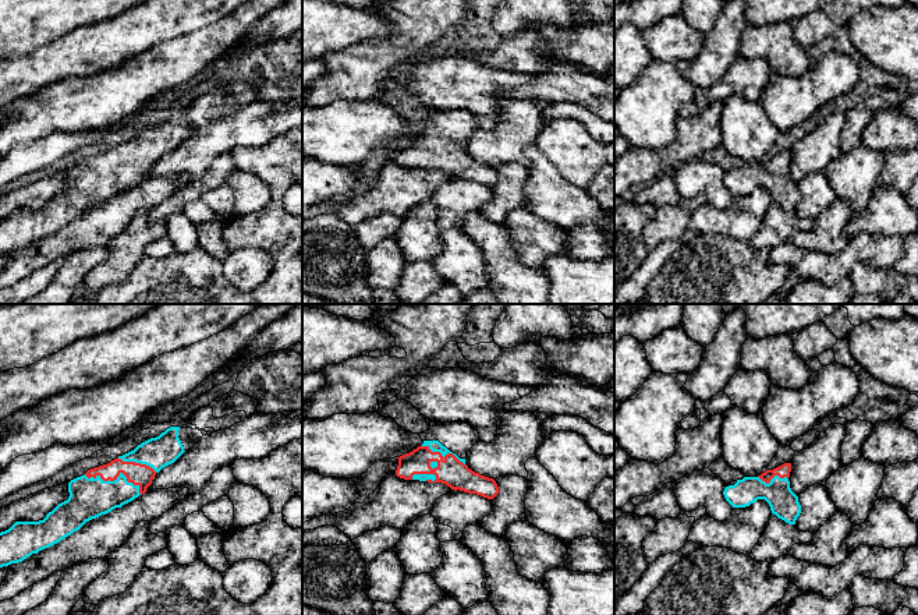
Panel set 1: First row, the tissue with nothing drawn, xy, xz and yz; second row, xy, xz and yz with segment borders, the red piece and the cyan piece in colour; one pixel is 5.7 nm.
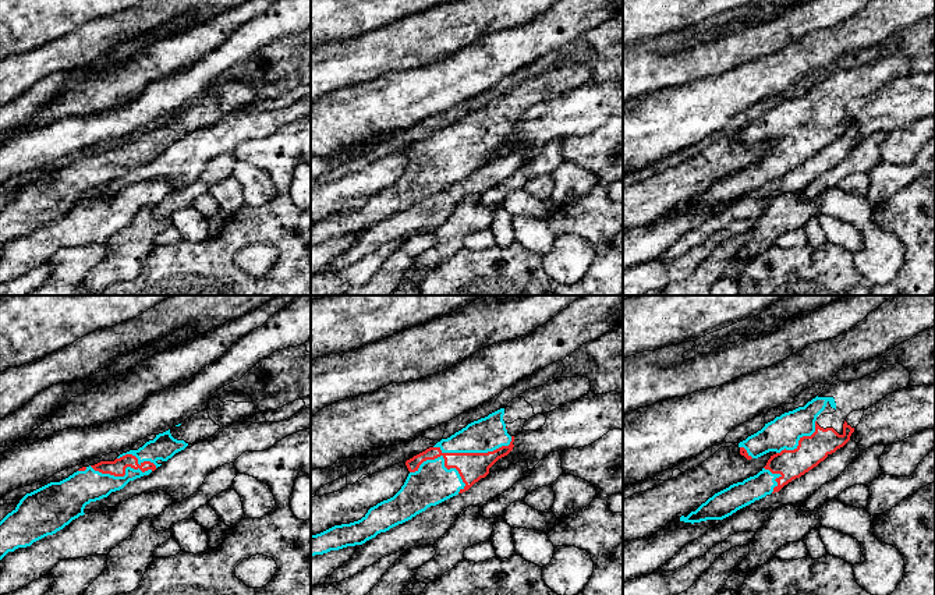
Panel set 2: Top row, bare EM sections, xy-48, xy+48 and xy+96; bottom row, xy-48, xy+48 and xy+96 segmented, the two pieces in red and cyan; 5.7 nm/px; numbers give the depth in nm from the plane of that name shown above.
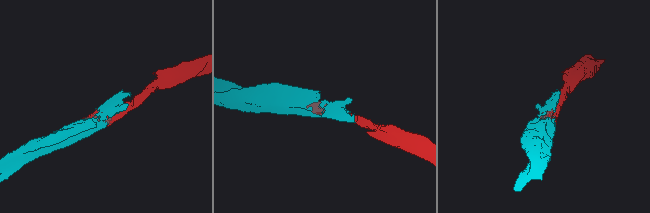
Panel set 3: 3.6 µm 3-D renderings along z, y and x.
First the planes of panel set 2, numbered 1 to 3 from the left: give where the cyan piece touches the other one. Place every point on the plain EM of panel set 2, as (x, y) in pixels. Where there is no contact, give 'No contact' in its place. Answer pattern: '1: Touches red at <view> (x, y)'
1: Touches red at xy-48 (124, 160)
2: Touches red at xy+48 (463, 141)
3: Touches red at xy+96 (799, 128)

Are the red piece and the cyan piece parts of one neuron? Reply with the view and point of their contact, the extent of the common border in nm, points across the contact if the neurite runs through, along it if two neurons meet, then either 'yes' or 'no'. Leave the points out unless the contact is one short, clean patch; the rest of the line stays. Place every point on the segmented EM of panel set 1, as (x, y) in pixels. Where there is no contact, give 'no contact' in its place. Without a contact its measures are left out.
contact xy (116, 479); length 360 nm; yes

